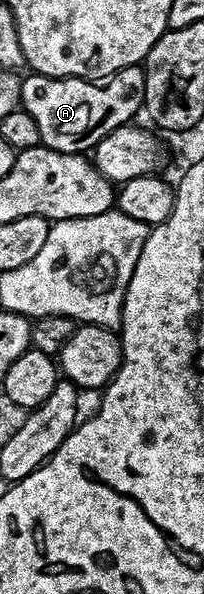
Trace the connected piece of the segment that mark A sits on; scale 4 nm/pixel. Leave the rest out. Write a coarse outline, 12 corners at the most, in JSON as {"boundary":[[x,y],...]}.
{"boundary":[[145,71],[98,83],[30,72],[20,108],[41,144],[92,150],[143,109]]}

